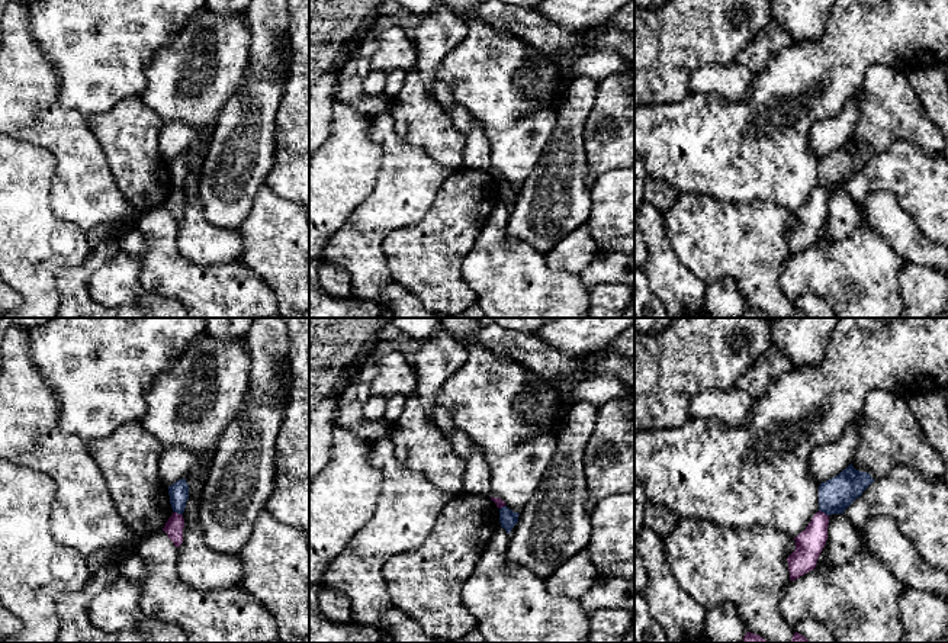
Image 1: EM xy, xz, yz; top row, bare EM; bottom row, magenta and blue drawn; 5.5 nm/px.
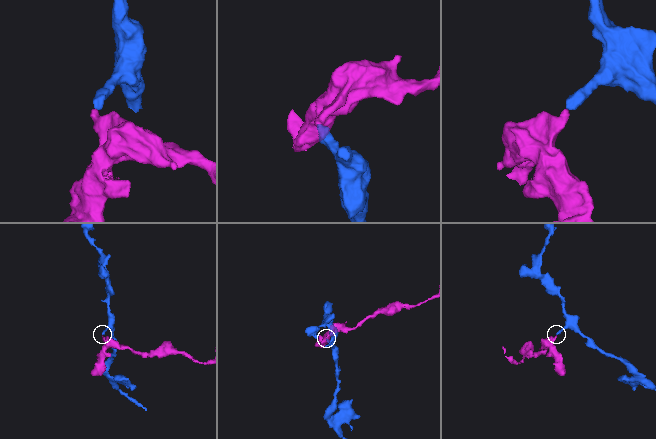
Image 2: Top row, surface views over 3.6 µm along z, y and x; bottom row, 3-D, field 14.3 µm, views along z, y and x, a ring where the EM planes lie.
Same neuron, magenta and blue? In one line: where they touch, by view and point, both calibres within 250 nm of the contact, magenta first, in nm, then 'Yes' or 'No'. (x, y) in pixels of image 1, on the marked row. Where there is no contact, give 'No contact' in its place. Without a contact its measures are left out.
Touches magenta at yz (823, 513). Thickness 160 nm (magenta) against 190 nm. No

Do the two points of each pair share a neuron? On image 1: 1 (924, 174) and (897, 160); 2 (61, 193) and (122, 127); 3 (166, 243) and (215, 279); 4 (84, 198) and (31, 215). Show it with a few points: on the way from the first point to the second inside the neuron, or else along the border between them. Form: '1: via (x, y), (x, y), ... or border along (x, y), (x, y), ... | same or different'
1: via (918, 174), (912, 174), (903, 166) | same
2: border along (83, 119), (100, 145), (115, 179) | different
3: via (172, 257), (193, 279), (201, 279) | same
4: border along (52, 174), (50, 208), (79, 228) | different

